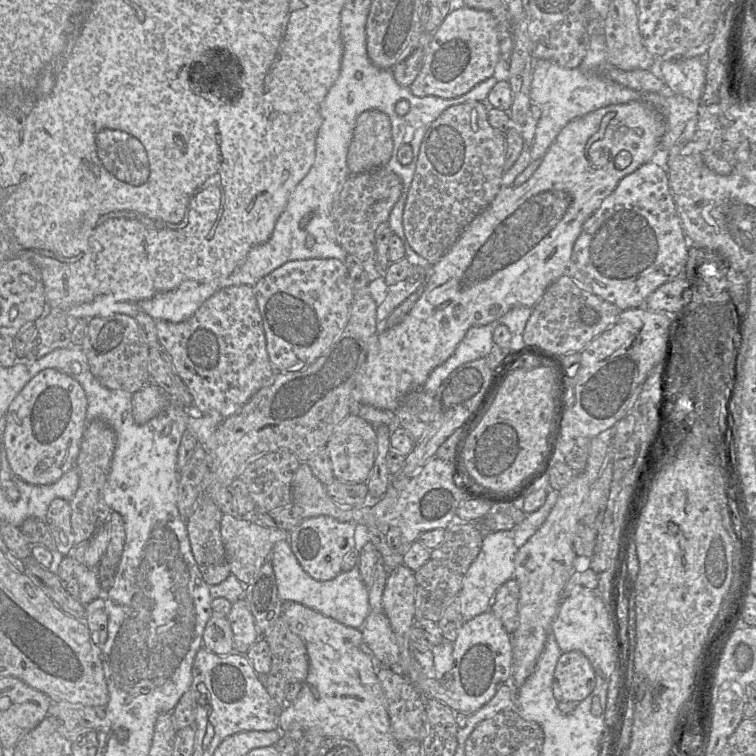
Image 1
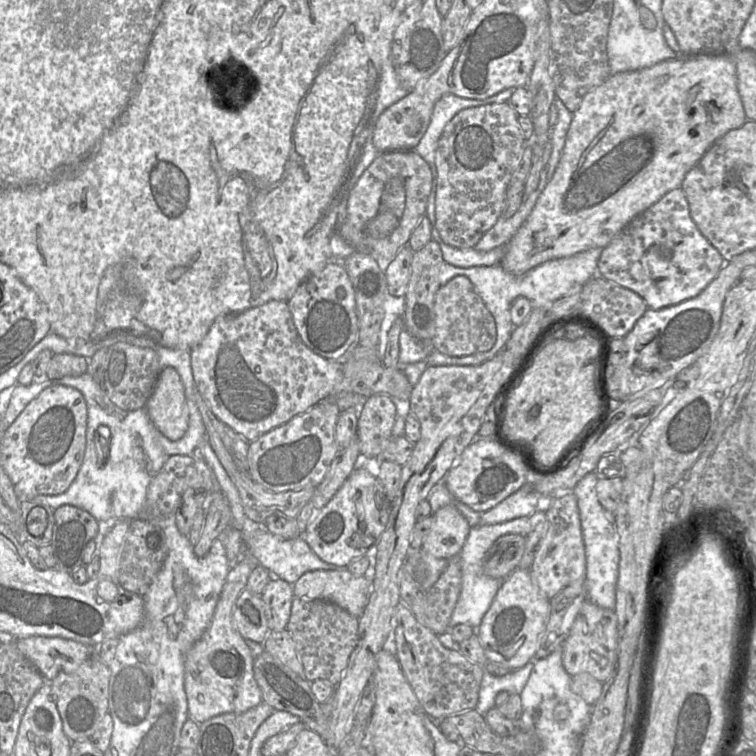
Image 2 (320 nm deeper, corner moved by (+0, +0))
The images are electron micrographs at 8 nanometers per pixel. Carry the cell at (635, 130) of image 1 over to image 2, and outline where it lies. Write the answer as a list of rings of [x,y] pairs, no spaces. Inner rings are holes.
[[[699,54],[667,60],[654,66],[611,75],[604,83],[588,92],[579,108],[573,112],[559,163],[552,178],[540,193],[537,202],[515,235],[507,242],[500,265],[506,272],[522,275],[549,260],[571,257],[577,253],[604,248],[631,220],[660,200],[673,189],[681,188],[686,174],[699,162],[706,151],[727,132],[738,129],[747,121],[737,89],[736,65],[729,55]]]

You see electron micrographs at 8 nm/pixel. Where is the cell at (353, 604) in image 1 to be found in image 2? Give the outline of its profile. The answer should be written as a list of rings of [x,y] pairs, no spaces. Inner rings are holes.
[[[250,519],[245,520],[241,530],[242,537],[248,550],[260,565],[265,567],[273,577],[282,579],[289,584],[294,584],[306,572],[312,570],[344,570],[347,567],[338,567],[322,561],[304,540],[303,535],[294,539],[283,539],[267,530],[263,523],[256,523]]]

